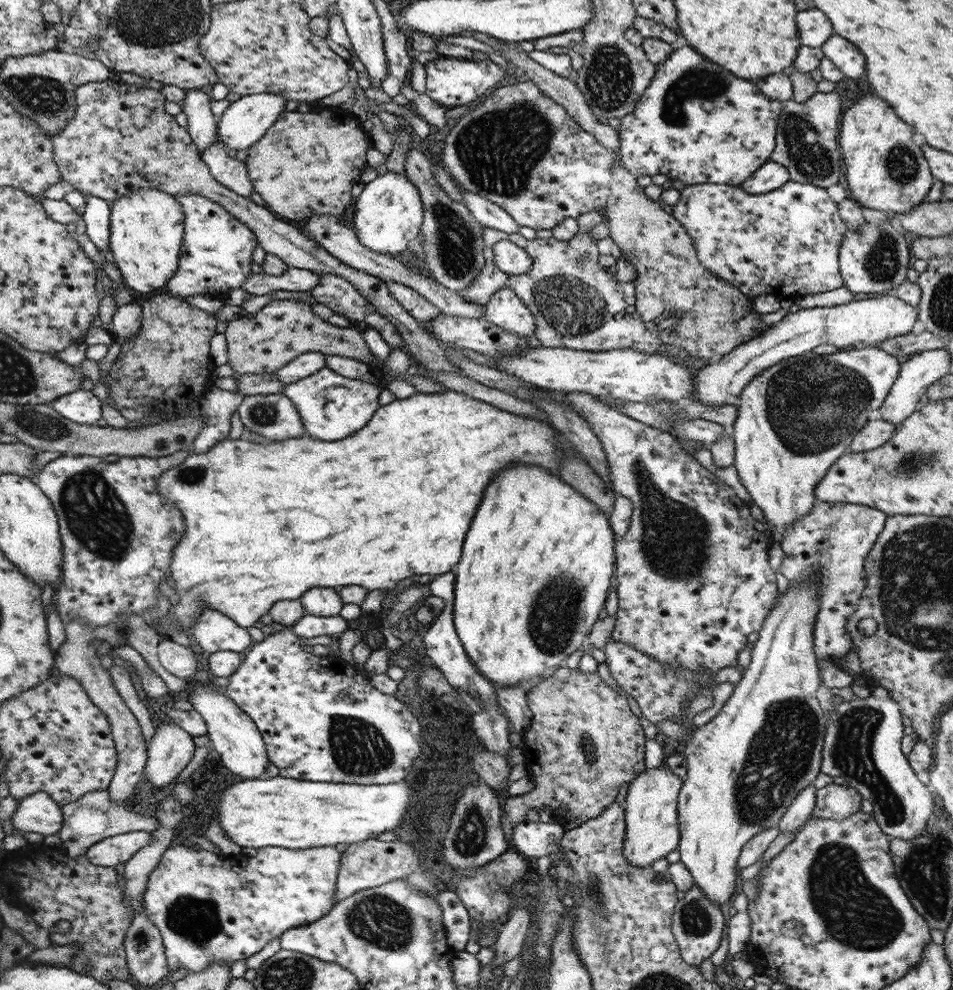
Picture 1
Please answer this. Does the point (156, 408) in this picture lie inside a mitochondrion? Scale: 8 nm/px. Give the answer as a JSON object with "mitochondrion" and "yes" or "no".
{"mitochondrion":"no"}

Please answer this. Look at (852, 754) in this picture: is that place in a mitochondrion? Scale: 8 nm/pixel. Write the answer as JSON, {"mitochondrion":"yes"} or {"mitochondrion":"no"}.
{"mitochondrion":"yes"}

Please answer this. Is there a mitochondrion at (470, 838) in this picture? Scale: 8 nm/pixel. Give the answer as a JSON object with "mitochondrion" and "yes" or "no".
{"mitochondrion":"yes"}

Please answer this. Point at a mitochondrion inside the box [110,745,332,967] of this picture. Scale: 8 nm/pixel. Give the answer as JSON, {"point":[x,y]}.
{"point":[196,919]}

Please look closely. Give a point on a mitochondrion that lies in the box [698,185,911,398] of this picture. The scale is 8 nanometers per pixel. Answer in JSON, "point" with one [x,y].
{"point":[881,263]}

